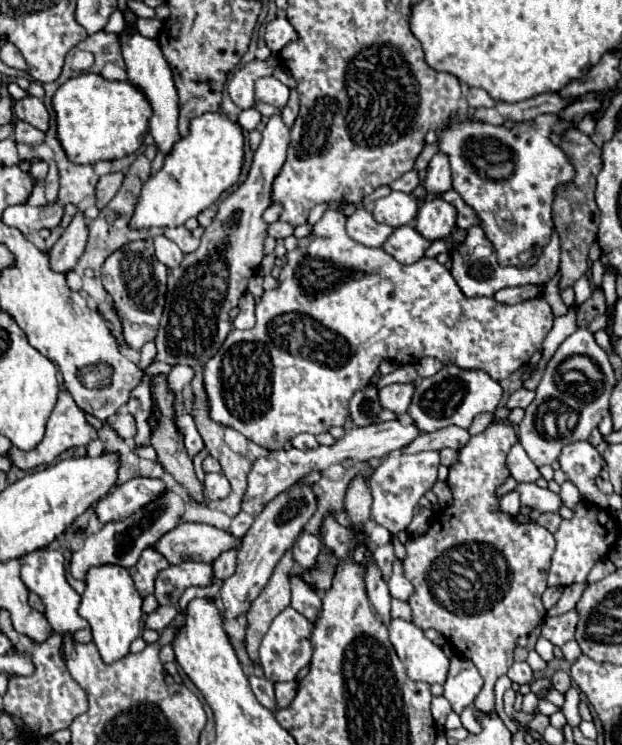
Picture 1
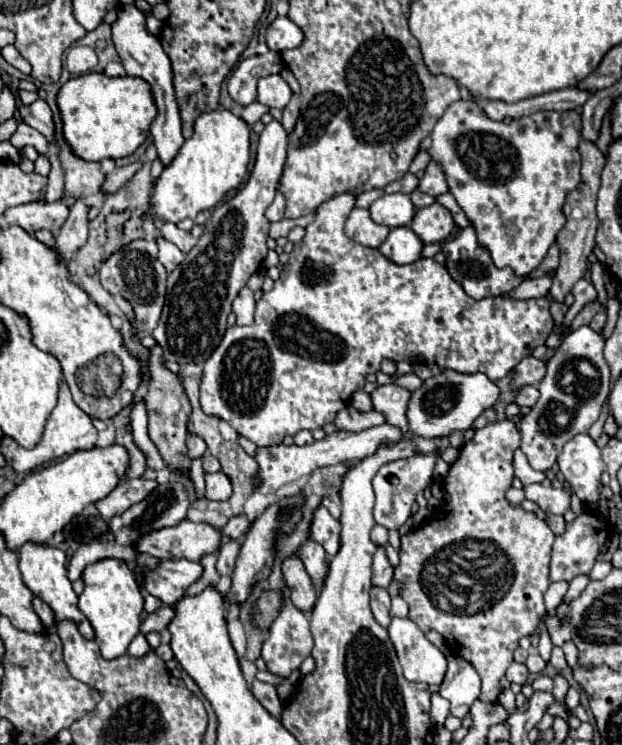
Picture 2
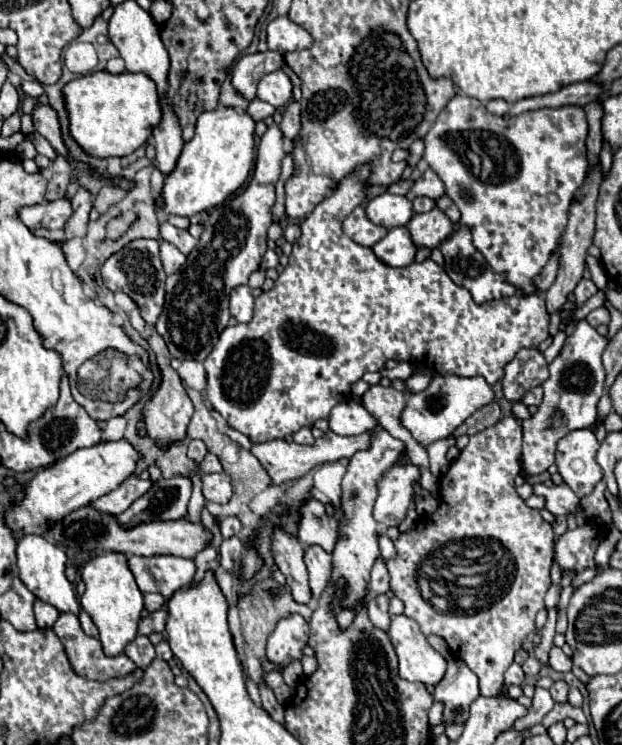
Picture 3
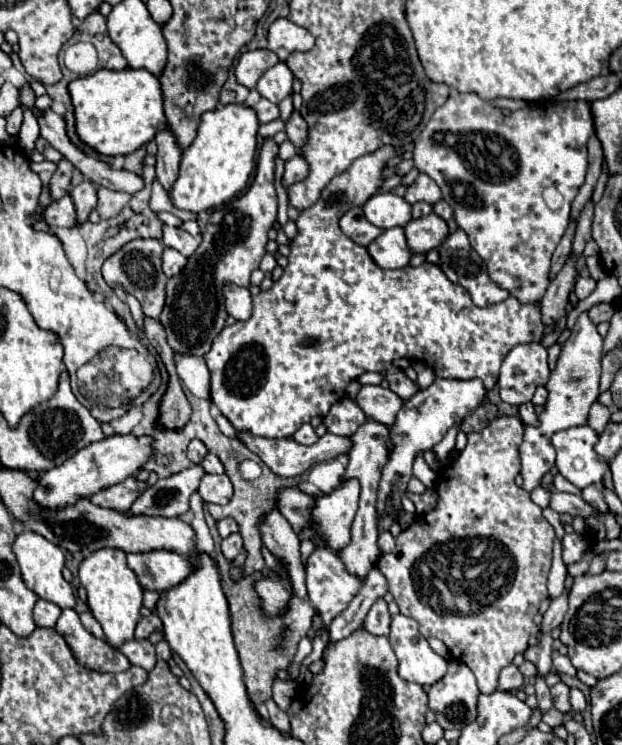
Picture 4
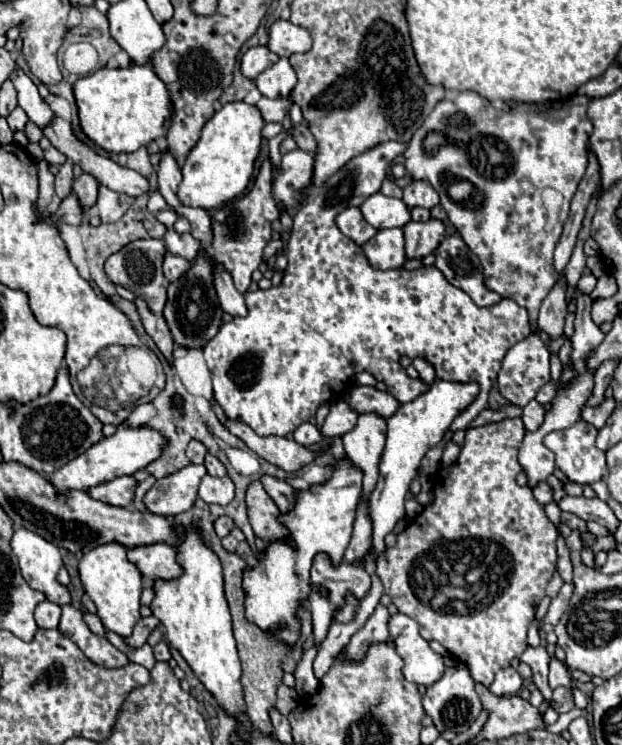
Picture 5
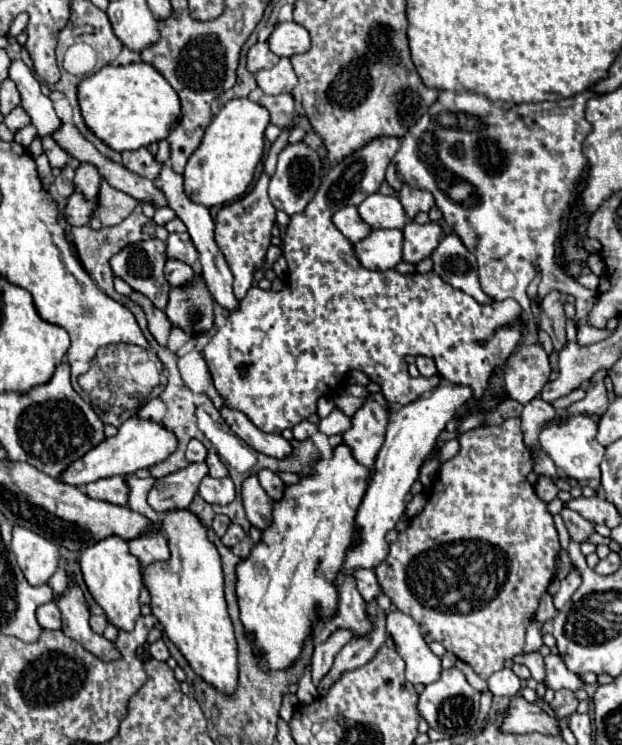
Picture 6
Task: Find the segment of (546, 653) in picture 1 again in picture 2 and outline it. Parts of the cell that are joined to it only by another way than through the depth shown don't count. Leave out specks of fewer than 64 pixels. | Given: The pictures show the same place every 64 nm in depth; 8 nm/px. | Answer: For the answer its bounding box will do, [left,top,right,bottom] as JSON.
[538,614,553,662]

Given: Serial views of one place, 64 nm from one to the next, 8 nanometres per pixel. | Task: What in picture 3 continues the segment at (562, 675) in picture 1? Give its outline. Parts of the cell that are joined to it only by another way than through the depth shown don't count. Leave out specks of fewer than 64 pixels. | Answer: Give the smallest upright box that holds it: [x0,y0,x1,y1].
[550,680,568,702]

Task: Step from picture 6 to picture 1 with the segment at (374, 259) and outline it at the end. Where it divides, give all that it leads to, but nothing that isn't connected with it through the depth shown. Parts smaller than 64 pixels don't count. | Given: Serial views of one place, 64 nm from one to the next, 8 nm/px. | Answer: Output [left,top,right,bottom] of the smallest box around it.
[384,226,432,264]

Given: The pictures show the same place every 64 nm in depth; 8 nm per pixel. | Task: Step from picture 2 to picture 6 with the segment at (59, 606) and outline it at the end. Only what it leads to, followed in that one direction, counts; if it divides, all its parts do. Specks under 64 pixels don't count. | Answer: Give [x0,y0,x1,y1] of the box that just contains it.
[12,526,60,586]

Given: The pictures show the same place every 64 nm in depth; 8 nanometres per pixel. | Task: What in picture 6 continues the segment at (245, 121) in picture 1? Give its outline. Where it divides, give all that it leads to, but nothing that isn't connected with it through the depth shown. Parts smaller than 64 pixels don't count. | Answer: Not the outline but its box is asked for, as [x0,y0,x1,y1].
[260,94,296,128]

